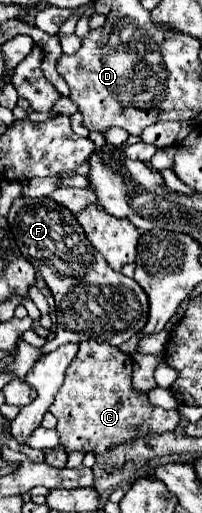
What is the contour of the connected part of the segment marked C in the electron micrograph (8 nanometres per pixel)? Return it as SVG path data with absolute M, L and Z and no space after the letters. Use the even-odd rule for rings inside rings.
M83 341L71 365L65 371L65 381L55 395L49 411L57 419L57 433L67 453L91 451L105 453L117 445L131 443L141 435L163 435L179 425L177 409L163 409L149 403L145 395L133 395L131 383L133 359L109 343Z

